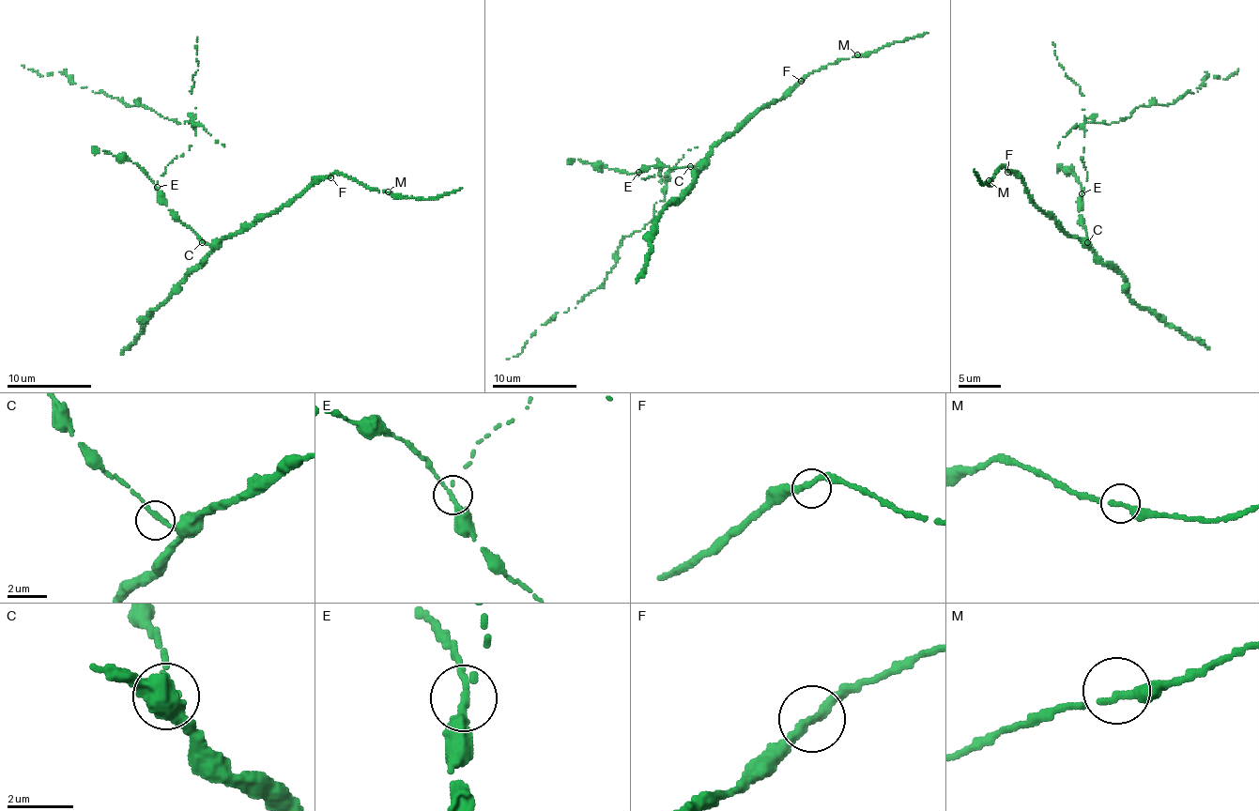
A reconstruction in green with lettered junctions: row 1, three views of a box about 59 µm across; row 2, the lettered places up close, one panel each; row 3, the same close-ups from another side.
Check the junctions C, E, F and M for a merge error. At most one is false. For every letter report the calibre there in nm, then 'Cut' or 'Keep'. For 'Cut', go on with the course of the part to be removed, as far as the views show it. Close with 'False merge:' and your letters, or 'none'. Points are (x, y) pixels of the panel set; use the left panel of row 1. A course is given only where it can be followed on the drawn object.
C: Thickness 240 nm. Keep
E: Thickness 260 nm. Cut. Course of the part to remove: (158, 187), (165, 167), (189, 150), (195, 123), (177, 124), (59, 71), (42, 76), (22, 65)
F: Thickness 280 nm. Keep
M: Thickness 260 nm. Keep
False merge: E

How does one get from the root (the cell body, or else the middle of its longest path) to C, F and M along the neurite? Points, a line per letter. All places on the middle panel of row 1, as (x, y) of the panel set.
C: (640, 171), (652, 165), (690, 166)
F: (640, 171), (652, 165), (675, 168), (698, 164), (714, 145), (730, 136), (760, 109), (781, 100), (801, 81)
M: (640, 171), (652, 165), (675, 168), (698, 164), (760, 109), (781, 100), (810, 73), (857, 54)

